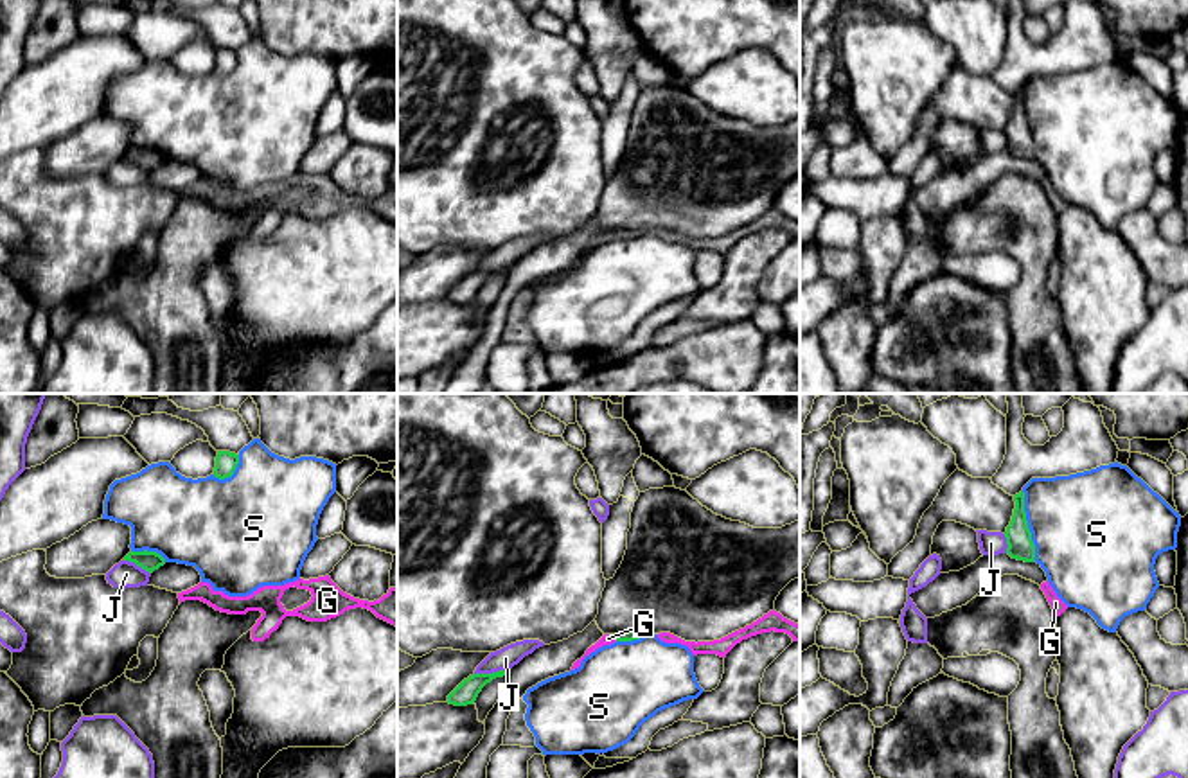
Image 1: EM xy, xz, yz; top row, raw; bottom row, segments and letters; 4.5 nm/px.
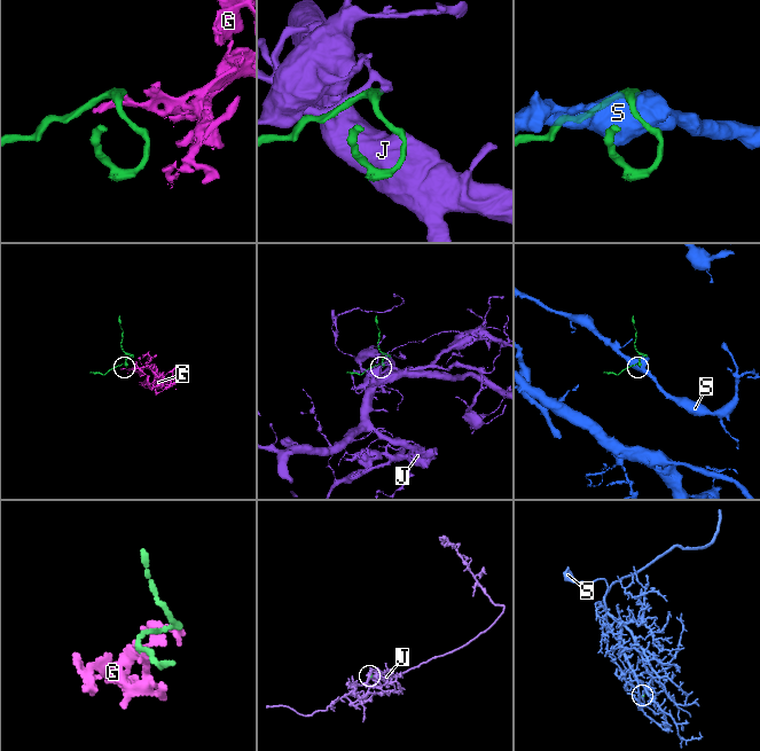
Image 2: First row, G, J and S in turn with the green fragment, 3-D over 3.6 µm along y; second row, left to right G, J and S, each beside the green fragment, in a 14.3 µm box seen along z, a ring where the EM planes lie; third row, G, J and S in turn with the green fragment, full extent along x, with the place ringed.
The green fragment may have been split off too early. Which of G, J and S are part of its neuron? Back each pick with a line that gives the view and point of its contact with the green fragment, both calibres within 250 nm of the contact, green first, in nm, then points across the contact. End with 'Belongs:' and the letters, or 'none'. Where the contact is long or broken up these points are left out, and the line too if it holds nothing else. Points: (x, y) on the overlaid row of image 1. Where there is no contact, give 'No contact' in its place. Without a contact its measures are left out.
G: Touches green at xz (617, 638). Thickness 50 nm (green) against 50 nm. Path across: xz (628, 635), (617, 638), (608, 638)
Belongs: G

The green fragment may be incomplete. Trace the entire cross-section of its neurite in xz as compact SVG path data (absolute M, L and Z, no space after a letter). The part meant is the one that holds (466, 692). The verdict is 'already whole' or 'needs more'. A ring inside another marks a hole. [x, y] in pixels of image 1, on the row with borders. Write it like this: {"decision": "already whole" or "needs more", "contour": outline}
{"decision": "already whole", "contour": "M500 670L492 674L473 674L467 679L464 679L449 695L448 703L455 706L467 706L473 704L482 692L482 688L491 683L496 677L509 676L509 670Z"}

